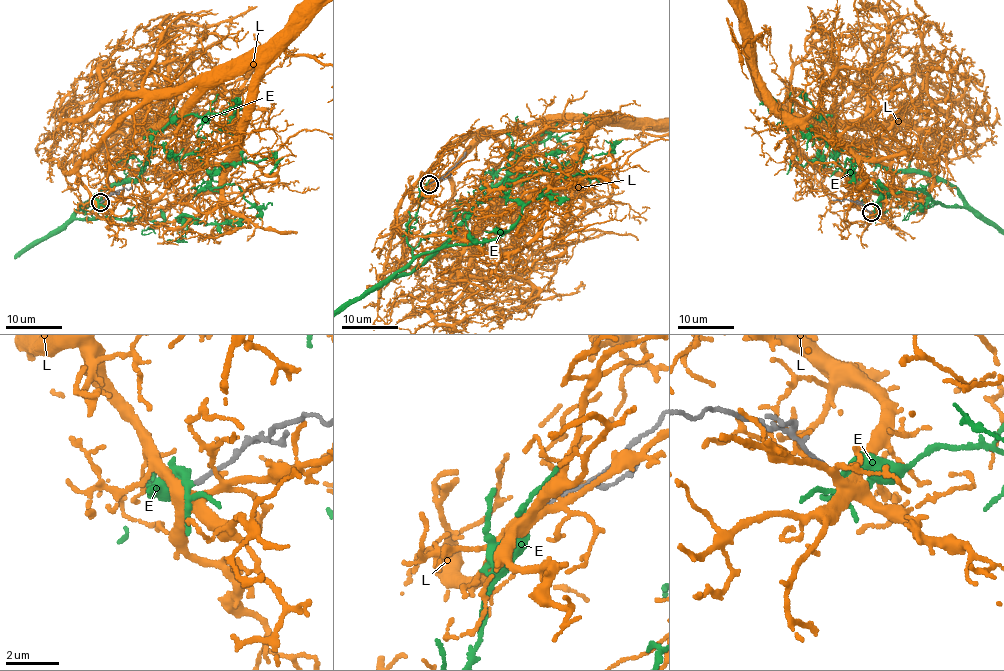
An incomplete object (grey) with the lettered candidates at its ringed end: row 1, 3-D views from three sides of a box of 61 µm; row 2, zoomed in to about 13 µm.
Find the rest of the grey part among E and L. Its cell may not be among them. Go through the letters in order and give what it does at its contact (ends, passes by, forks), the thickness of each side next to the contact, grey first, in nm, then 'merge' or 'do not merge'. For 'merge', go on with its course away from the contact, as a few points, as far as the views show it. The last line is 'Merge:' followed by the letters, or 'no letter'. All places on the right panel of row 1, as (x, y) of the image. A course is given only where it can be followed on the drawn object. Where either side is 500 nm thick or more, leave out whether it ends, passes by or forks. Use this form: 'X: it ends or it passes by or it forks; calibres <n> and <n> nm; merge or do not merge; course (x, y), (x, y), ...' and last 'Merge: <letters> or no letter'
E: it forks; calibres 170 and 190 nm; merge
L: it forks; calibres 190 and 180 nm; do not merge
Merge: E

